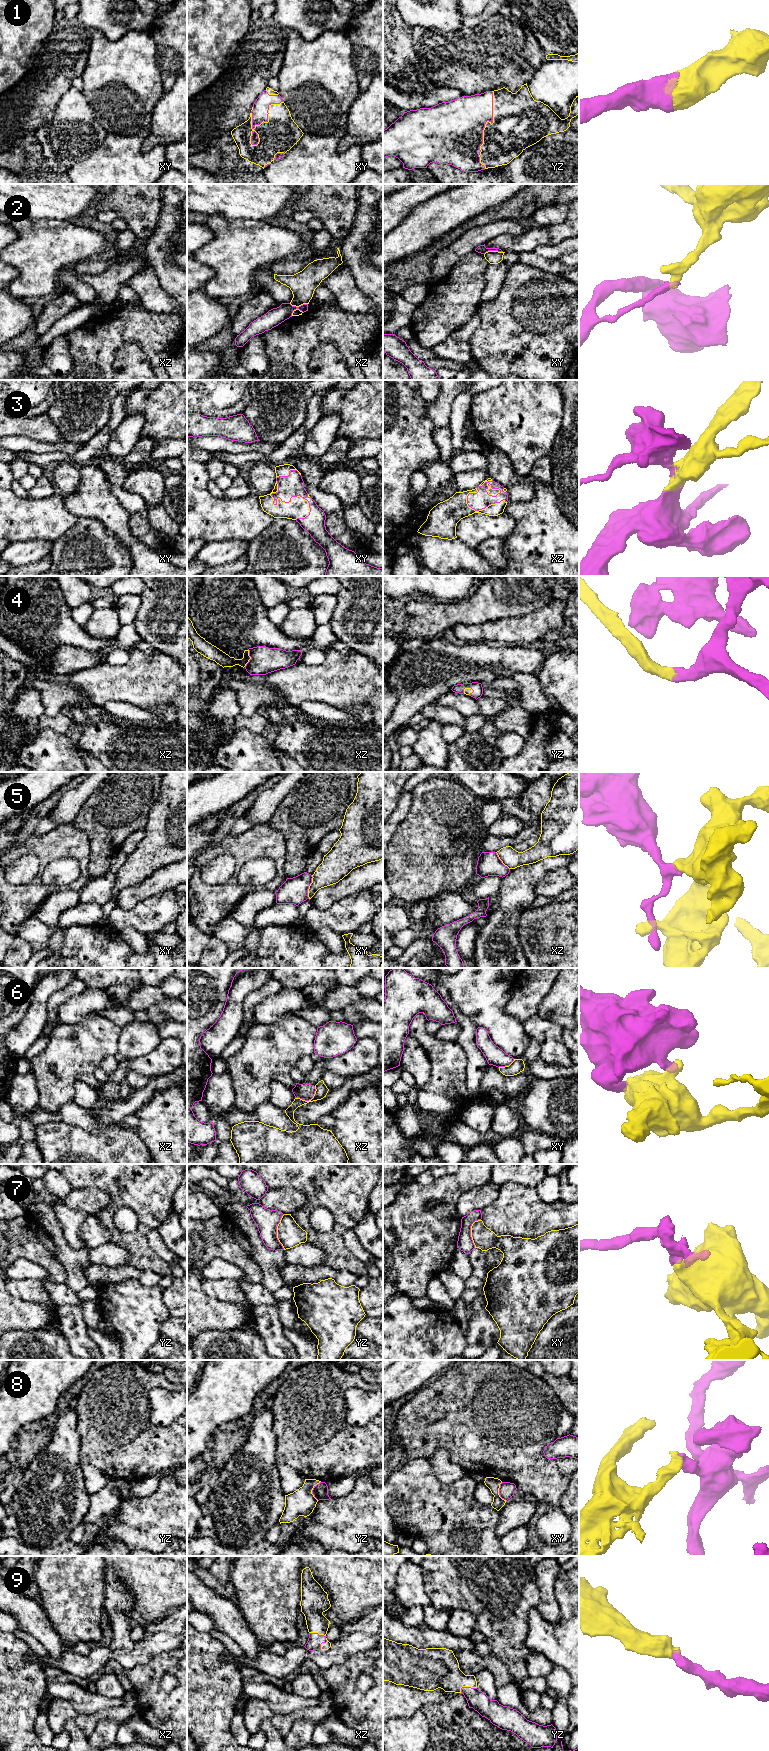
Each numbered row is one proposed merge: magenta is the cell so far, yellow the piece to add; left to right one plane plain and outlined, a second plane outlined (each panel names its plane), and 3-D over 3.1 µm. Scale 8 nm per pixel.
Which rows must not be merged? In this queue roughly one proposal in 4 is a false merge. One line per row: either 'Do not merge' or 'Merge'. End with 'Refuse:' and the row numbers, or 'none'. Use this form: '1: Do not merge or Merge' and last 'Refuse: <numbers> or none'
1: Merge
2: Do not merge
3: Merge
4: Merge
5: Do not merge
6: Do not merge
7: Do not merge
8: Do not merge
9: Merge
Refuse: 2, 5, 6, 7, 8

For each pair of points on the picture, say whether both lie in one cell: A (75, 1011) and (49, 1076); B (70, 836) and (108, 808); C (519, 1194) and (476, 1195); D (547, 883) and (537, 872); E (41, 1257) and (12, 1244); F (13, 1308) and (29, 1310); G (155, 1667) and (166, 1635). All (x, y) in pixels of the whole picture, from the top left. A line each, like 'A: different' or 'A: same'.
A: different
B: different
C: different
D: different
E: same
F: same
G: different

